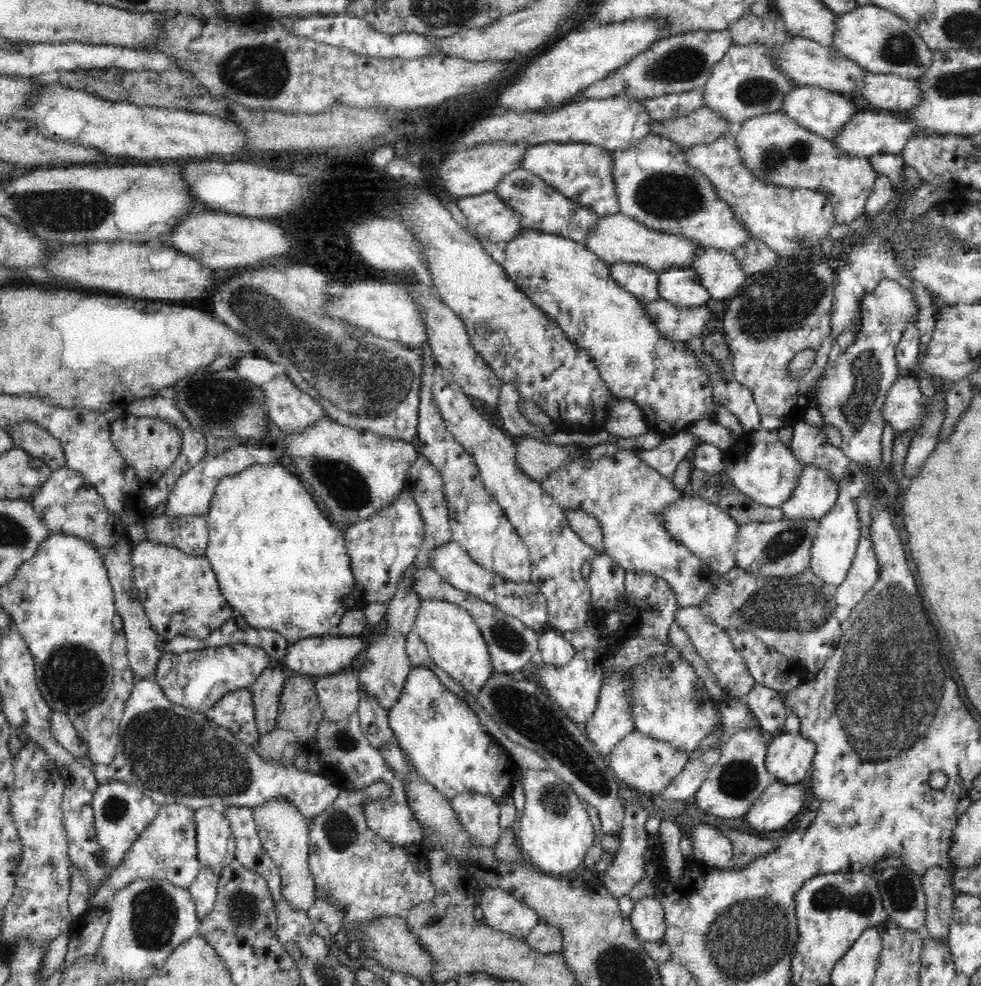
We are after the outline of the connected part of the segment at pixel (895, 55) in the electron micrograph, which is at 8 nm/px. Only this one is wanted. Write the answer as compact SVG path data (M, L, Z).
M864 5L835 16L833 26L835 29L831 34L831 44L828 45L864 71L916 79L932 58L933 50L920 33L905 18L888 8Z

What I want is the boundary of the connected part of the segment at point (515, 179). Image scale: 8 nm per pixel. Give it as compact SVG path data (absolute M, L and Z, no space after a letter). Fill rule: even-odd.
M522 166L507 172L495 184L492 191L515 216L523 230L546 231L547 233L562 235L570 240L584 242L588 232L590 232L590 226L598 218L593 212L570 202L560 191L548 186L539 176L533 172L528 172Z

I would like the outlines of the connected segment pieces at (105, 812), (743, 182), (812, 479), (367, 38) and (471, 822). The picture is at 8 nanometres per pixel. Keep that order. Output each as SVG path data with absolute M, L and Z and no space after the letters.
M125 783L99 786L95 799L96 827L107 862L119 865L124 861L140 835L160 815L161 806L150 795L144 795L144 792L135 790L133 786Z
M739 124L729 125L712 141L681 148L685 163L711 184L717 199L729 207L733 219L750 239L765 242L785 259L802 248L818 245L835 224L830 201L818 190L780 188L752 178L742 166L737 151L735 140L739 128Z
M813 466L800 475L788 500L779 507L786 520L818 522L827 515L837 499L837 485L830 476Z
M328 14L309 16L306 20L294 18L294 32L308 35L324 43L343 46L349 48L352 52L361 55L375 57L423 57L424 55L432 56L429 50L429 44L425 36L402 32L402 34L388 35L378 34L373 28L370 28L365 20L342 14Z
M462 792L453 799L460 819L481 846L494 846L502 834L501 800L484 792Z

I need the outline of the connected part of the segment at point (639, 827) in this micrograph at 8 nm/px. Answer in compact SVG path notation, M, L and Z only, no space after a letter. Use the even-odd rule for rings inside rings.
M632 800L632 802L628 802L625 805L623 831L620 836L620 852L615 855L614 864L608 867L600 877L603 884L610 889L612 895L618 898L623 894L630 893L632 888L641 882L641 874L643 873L643 865L645 863L644 852L646 846L649 846L650 831L647 828L649 819L650 812L648 812L648 808L640 800Z

